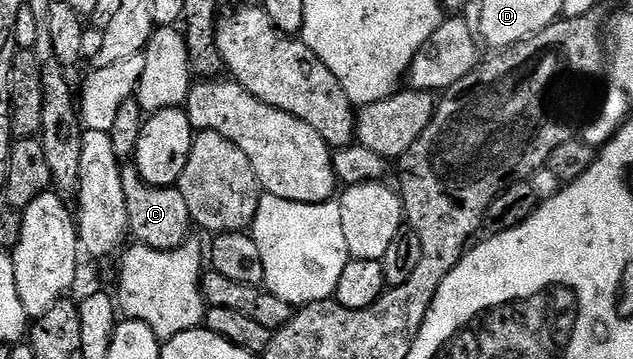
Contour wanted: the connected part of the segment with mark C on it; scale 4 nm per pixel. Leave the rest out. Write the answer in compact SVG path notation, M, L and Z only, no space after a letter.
M135 165L121 166L122 189L126 193L126 209L128 210L128 229L131 238L141 247L169 251L175 247L181 247L190 237L188 230L193 230L194 224L190 217L190 209L186 209L186 197L182 197L179 186L155 187L146 181L138 173Z

